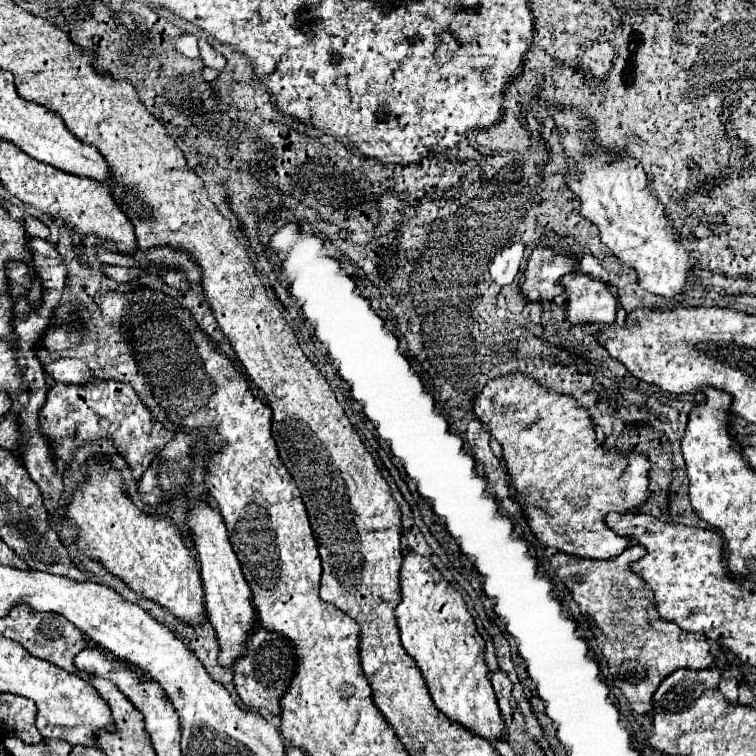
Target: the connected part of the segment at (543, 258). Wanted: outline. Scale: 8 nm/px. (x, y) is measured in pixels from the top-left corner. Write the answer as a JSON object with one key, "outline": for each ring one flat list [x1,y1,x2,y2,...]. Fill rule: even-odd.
{"outline":[[538,246,534,248,528,260,522,294,528,300,536,300,536,302,552,300,564,292,564,288,560,288,562,276,566,276,576,268,578,268,576,258,562,256,562,254,556,254,552,248]]}

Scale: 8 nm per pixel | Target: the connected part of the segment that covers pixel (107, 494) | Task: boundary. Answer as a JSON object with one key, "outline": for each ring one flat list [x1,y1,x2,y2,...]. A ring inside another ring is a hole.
{"outline":[[88,460,84,468,90,480,76,490,66,516,66,522,78,530,78,550,88,558,98,560,134,592,168,608,182,622,202,624,206,620,202,578,198,564,178,530,168,518,150,518,138,510,122,486,120,472,108,462]]}

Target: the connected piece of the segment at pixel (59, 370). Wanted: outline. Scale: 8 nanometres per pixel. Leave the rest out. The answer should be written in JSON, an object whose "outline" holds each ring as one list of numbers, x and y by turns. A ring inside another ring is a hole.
{"outline":[[76,358,52,360,44,366,44,370,48,376,52,376,56,382,62,382,62,384,84,384,94,376,92,370,82,360,76,360]]}

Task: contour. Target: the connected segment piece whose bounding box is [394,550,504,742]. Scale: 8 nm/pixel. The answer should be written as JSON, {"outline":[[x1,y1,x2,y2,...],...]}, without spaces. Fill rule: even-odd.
{"outline":[[408,550,404,554,404,562,400,568,400,594,402,594,402,602,398,604,394,614,396,614,402,646,406,648,406,652,416,660,418,668,422,670,422,676,428,684,428,690,432,694,436,708,440,712,444,712,450,720,456,720,470,732,482,736,484,740,496,742,504,734,504,718,500,716,494,688,488,678,488,666,484,662,486,642,478,634,478,630,474,626,474,618,470,616,462,594,456,588,452,588,450,582,444,580,444,576,436,570,436,566,428,558,420,556,412,550]]}

